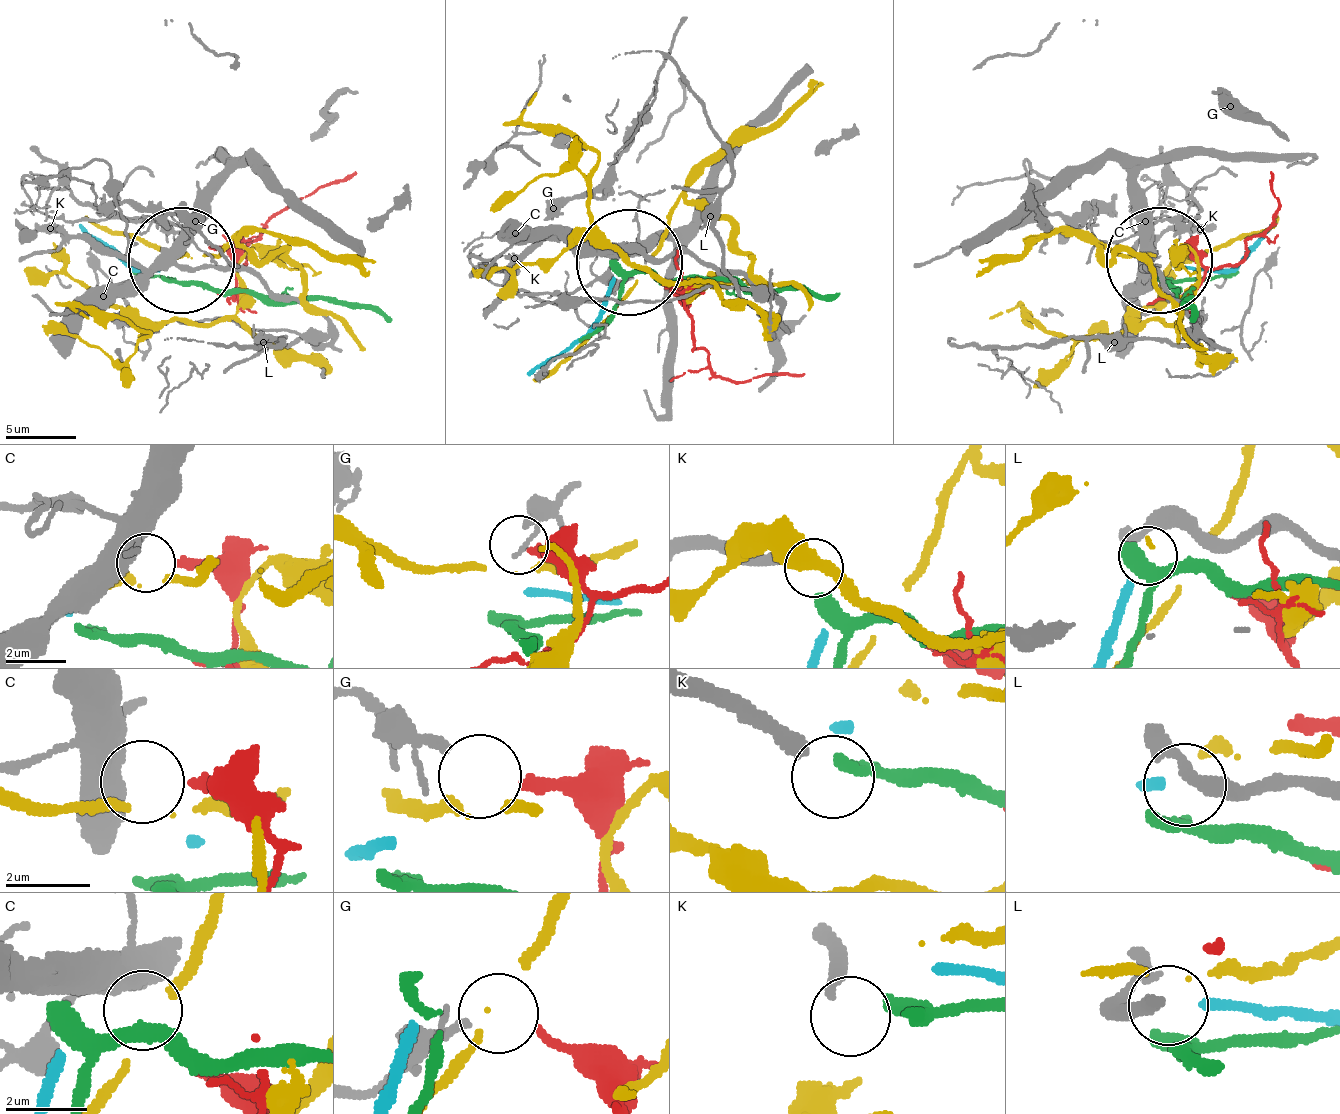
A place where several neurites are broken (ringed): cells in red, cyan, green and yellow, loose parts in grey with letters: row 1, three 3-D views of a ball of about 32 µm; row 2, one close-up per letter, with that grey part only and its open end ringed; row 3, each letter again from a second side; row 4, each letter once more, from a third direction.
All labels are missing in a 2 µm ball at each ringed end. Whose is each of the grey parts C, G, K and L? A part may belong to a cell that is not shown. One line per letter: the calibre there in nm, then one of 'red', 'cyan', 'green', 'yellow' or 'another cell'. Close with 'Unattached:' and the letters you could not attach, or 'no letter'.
C: 550 nm | another cell
G: 160 nm | red
K: 320 nm | green
L: 400 nm | cyan
Unattached: C

